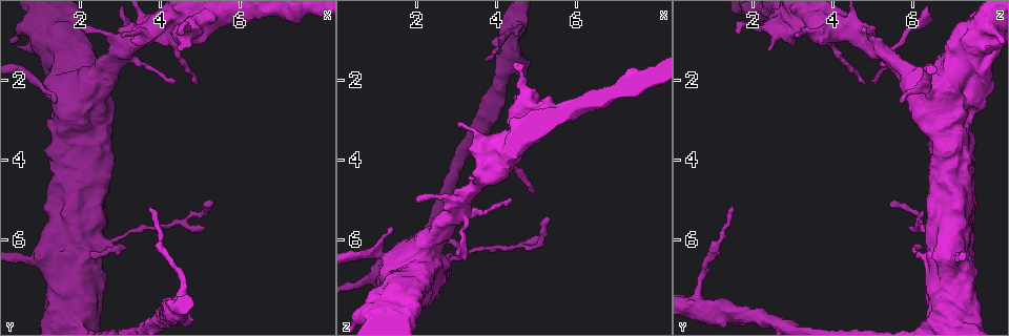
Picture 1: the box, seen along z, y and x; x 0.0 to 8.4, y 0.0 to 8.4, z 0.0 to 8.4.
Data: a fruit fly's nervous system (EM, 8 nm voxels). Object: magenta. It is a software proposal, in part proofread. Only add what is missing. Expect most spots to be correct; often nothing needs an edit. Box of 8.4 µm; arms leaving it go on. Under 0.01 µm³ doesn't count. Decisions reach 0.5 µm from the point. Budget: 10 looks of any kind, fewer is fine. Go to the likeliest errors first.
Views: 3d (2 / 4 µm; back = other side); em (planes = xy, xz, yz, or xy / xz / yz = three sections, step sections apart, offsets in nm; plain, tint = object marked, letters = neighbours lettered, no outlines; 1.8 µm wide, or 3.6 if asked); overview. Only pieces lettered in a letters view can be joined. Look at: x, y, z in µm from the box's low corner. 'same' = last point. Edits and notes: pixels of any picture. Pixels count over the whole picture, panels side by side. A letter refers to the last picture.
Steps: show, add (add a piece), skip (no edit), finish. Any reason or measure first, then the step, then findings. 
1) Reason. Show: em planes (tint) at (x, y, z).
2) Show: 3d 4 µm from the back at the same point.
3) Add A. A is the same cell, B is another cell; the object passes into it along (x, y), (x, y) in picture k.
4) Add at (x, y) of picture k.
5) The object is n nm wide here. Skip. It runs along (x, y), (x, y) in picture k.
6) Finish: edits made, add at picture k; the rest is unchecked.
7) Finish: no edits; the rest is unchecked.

An open end. Show: em planes (letters) at (4.50, 0.70, 1.55).

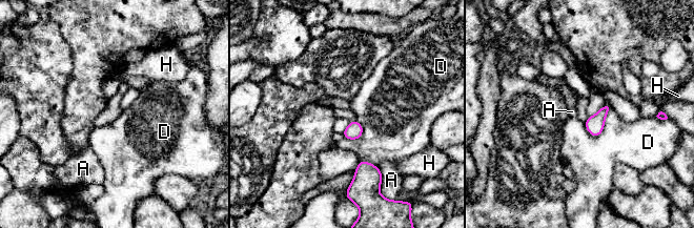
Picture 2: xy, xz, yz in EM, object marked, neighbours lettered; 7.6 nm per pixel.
The object is 120 nm wide here. Skip. A, D and H are other cells; a border runs along (611, 107), (604, 129), (592, 137) in picture 2; no lettered piece goes on from it.

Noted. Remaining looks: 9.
Thin end. Show: em xz step 4 (tint) at (2.00, 0.70, 4.95).

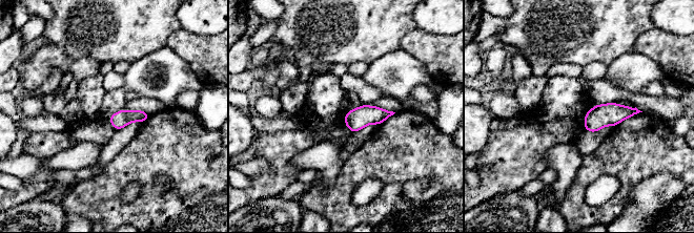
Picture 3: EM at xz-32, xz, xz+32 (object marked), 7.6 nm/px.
Show: em yz step 8 (letters) at the same point.

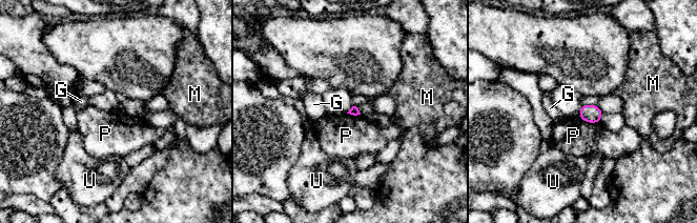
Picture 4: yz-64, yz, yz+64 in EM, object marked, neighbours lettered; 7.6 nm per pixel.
Skip. G, M, P and U are other cells; a border runs along (578, 116), (589, 122), (599, 122) in picture 4; none of them fits.

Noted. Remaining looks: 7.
Closes a loop. Show: em 3.6 µm planes (tint) at (1.45, 6.30, 7.05).

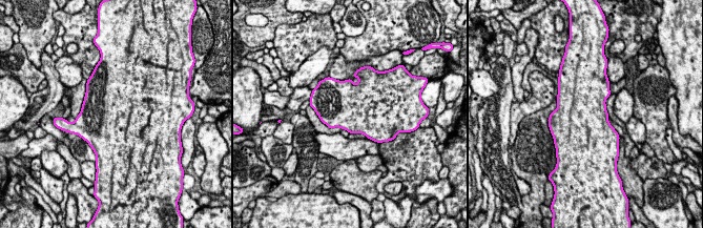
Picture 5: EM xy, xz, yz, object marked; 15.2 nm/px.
See the neighbours. Show: em 3.6 µm planes (letters) at the same point.

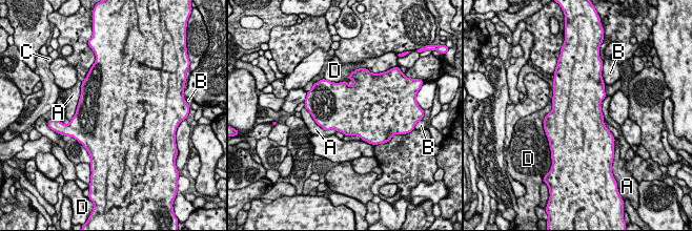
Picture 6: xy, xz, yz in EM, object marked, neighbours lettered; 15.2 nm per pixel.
Skip. A, B, C and D are other cells; a border runs along (603, 118), (604, 125), (611, 133) in picture 6; no lettered piece goes on from it.

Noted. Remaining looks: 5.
Sudden change in width. Show: 3d 4 µm at (0.65, 0.70, 7.90).

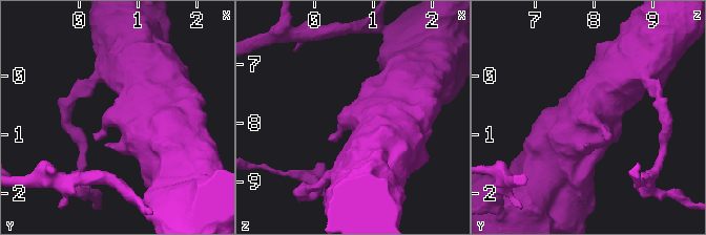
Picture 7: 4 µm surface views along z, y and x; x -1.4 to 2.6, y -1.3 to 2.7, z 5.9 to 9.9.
Shape alone is not enough. Show: em 3.6 µm planes (tint) at (0.70, 0.70, 7.90).

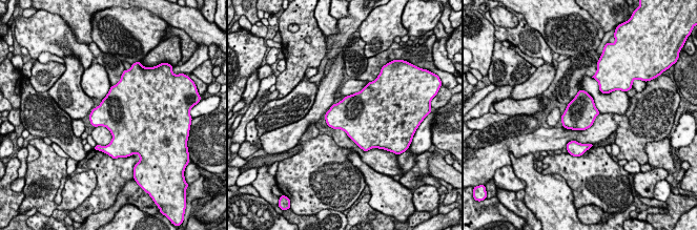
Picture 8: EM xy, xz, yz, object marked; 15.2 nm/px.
Show: em 3.6 µm planes (letters) at the same point.

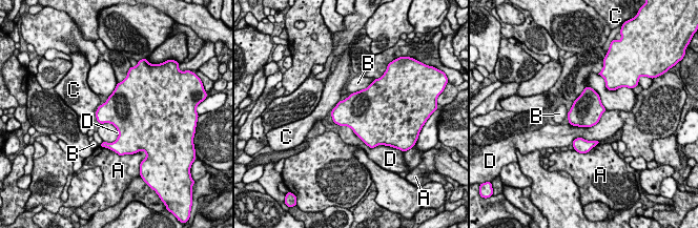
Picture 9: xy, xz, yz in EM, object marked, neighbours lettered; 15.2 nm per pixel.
Skip. A, B, C and D are other cells; no lettered piece goes on from it.

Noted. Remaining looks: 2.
Finish: no edits; the rest is unchecked.

